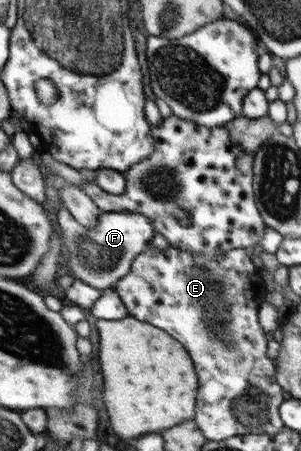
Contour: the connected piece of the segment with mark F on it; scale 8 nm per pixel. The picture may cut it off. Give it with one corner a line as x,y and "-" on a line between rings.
63,204
63,210
54,218
57,222
59,238
69,252
69,261
66,266
70,268
68,274
75,279
93,285
100,291
112,289
122,276
125,276
135,257
141,250
145,250
147,242
156,234
151,226
151,220
142,214
122,210
121,212
100,211
98,223
94,227
81,224
68,208

